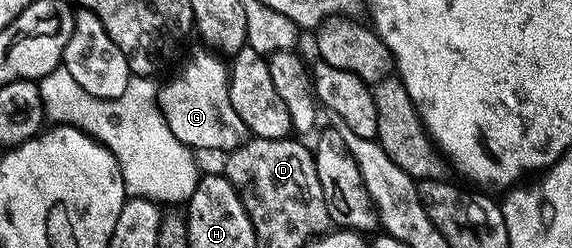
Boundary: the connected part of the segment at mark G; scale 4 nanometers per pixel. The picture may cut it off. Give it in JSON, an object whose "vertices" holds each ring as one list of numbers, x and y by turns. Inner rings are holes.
{"vertices":[[198,44,186,66,158,94,167,125,180,142,193,150,229,152,248,138,245,123,234,108,230,92,229,65,213,49]]}

